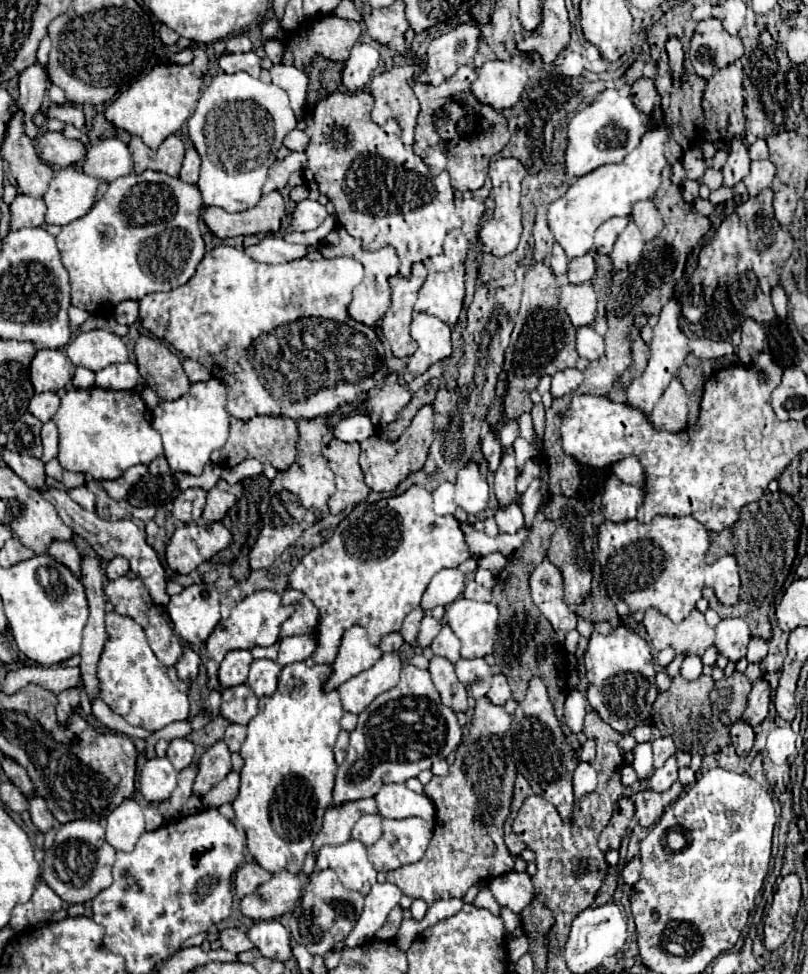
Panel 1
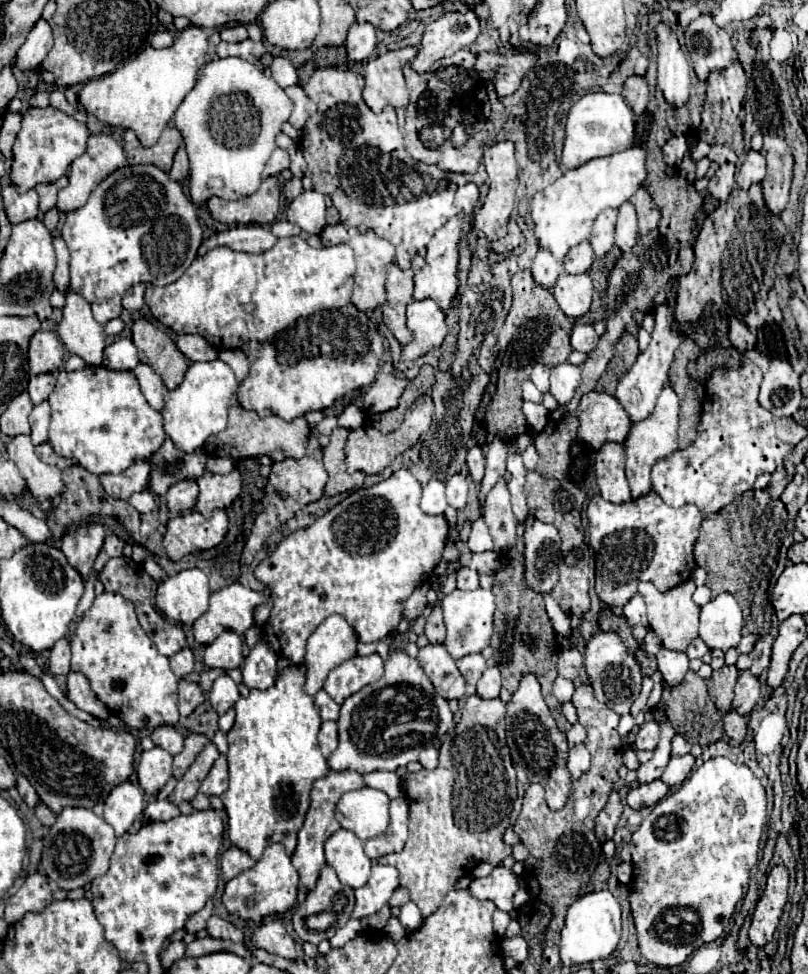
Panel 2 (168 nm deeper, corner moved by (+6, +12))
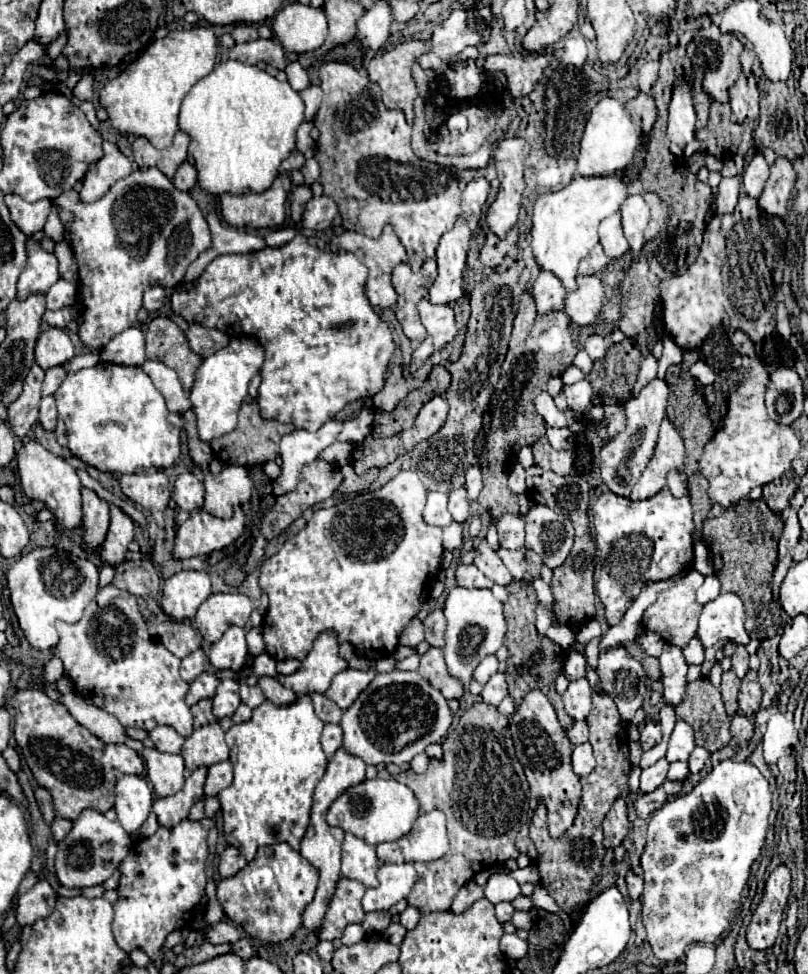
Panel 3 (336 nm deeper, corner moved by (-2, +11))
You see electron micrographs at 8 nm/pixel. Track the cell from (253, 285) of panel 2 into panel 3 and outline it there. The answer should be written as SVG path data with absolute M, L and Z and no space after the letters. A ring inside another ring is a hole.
M295 236L289 244L285 244L281 248L265 248L265 250L251 252L251 254L223 254L223 256L217 256L197 280L183 282L179 288L175 288L175 292L171 294L169 300L171 300L173 312L179 314L187 322L201 324L205 328L217 328L217 330L225 332L229 338L243 338L243 336L255 338L265 348L265 364L261 368L261 386L259 386L259 394L257 394L257 404L259 404L259 410L261 410L261 418L265 418L265 420L275 418L275 420L279 420L283 424L293 424L297 428L313 432L313 430L321 428L337 412L341 412L347 402L357 400L357 398L373 396L383 388L385 370L387 370L387 364L389 364L389 360L393 356L395 344L393 344L389 326L373 312L373 308L371 308L371 304L369 304L369 300L365 296L365 280L367 280L367 268L351 252L333 254L333 252L319 250L317 246L307 244L305 236Z

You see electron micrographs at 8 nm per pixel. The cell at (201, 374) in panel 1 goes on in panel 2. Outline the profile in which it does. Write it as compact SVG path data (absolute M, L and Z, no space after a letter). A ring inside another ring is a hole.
M179 335L177 347L189 361L211 361L219 355L217 349L201 335Z

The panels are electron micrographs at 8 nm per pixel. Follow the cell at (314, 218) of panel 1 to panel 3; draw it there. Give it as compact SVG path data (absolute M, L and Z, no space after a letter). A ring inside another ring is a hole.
M313 196L303 212L301 226L313 230L327 230L337 214L337 204L329 196Z

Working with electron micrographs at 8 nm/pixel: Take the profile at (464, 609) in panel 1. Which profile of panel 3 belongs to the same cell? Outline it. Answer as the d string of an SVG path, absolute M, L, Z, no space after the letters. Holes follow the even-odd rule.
M453 588L445 600L445 618L447 618L447 632L445 632L445 660L451 676L457 676L469 686L471 674L475 664L489 654L495 654L505 640L505 618L503 618L503 604L491 594L491 590L467 590L467 588Z

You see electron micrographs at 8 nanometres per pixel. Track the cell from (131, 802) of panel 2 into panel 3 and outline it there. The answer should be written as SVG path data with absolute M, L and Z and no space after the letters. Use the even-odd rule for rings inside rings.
M123 776L115 784L115 810L121 826L133 834L147 820L153 806L153 790L141 776Z

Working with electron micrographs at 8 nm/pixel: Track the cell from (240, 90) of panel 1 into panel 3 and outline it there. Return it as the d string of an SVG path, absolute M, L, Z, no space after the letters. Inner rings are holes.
M239 60L221 62L209 76L199 80L183 98L179 112L179 128L191 136L189 154L195 158L197 184L205 194L251 194L265 192L275 176L279 164L295 150L295 132L303 122L301 96L289 86L279 82L257 66Z

